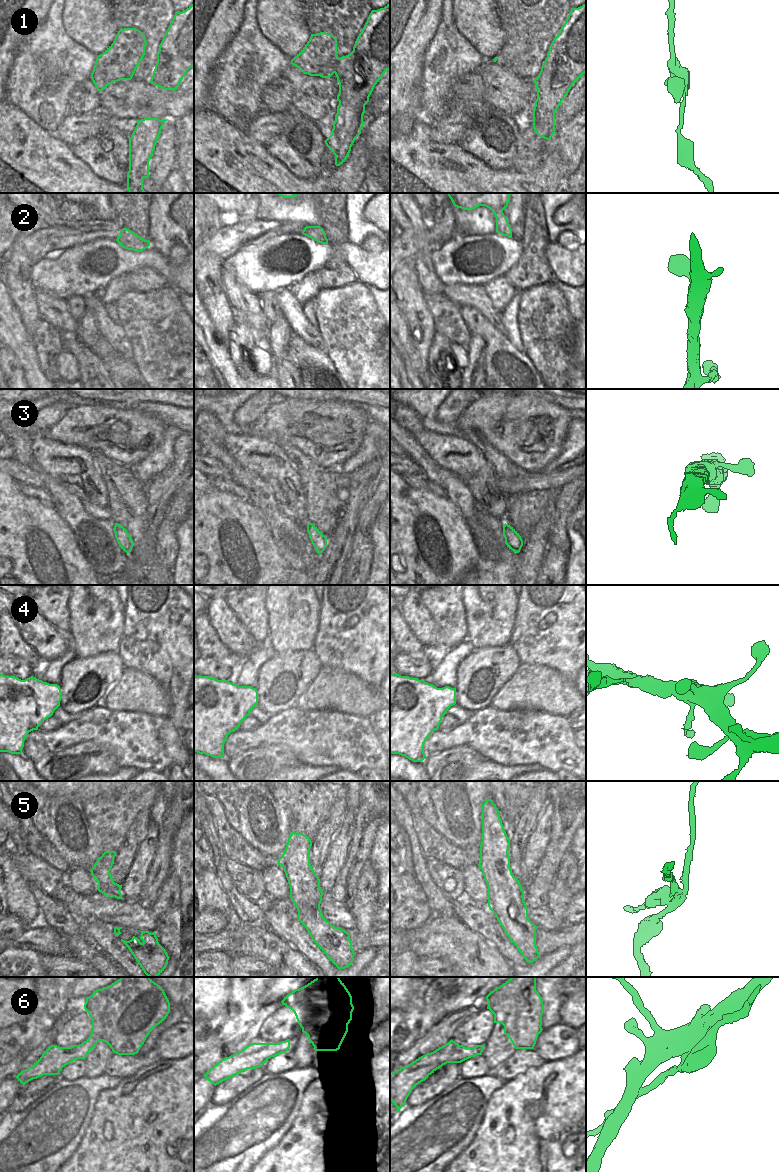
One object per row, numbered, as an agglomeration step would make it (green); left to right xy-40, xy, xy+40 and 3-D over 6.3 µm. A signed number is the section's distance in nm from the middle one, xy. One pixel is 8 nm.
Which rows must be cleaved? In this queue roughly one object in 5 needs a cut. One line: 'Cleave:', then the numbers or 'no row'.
Cleave: 1, 5, 6.

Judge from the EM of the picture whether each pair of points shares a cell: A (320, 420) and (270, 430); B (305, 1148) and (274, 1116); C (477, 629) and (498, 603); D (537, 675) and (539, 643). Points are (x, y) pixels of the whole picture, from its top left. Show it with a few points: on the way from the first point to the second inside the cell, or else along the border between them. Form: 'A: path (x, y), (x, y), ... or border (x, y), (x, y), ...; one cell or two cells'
A: path (308, 422), (282, 423); one cell
B: border (293, 1104), (288, 1121), (273, 1147); two cells
C: path (484, 622), (490, 615), (491, 607); one cell
D: border (522, 663), (546, 665), (552, 667), (560, 674); two cells

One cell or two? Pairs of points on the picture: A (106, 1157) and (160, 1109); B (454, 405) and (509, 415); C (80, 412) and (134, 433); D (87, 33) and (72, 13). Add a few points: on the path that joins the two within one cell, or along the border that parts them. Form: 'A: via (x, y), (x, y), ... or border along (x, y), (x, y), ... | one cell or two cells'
A: via (122, 1154), (153, 1125) | one cell
B: border along (474, 399), (454, 422) | two cells
C: via (96, 413), (115, 413), (123, 419), (127, 419) | one cell
D: via (87, 28), (77, 18) | one cell

